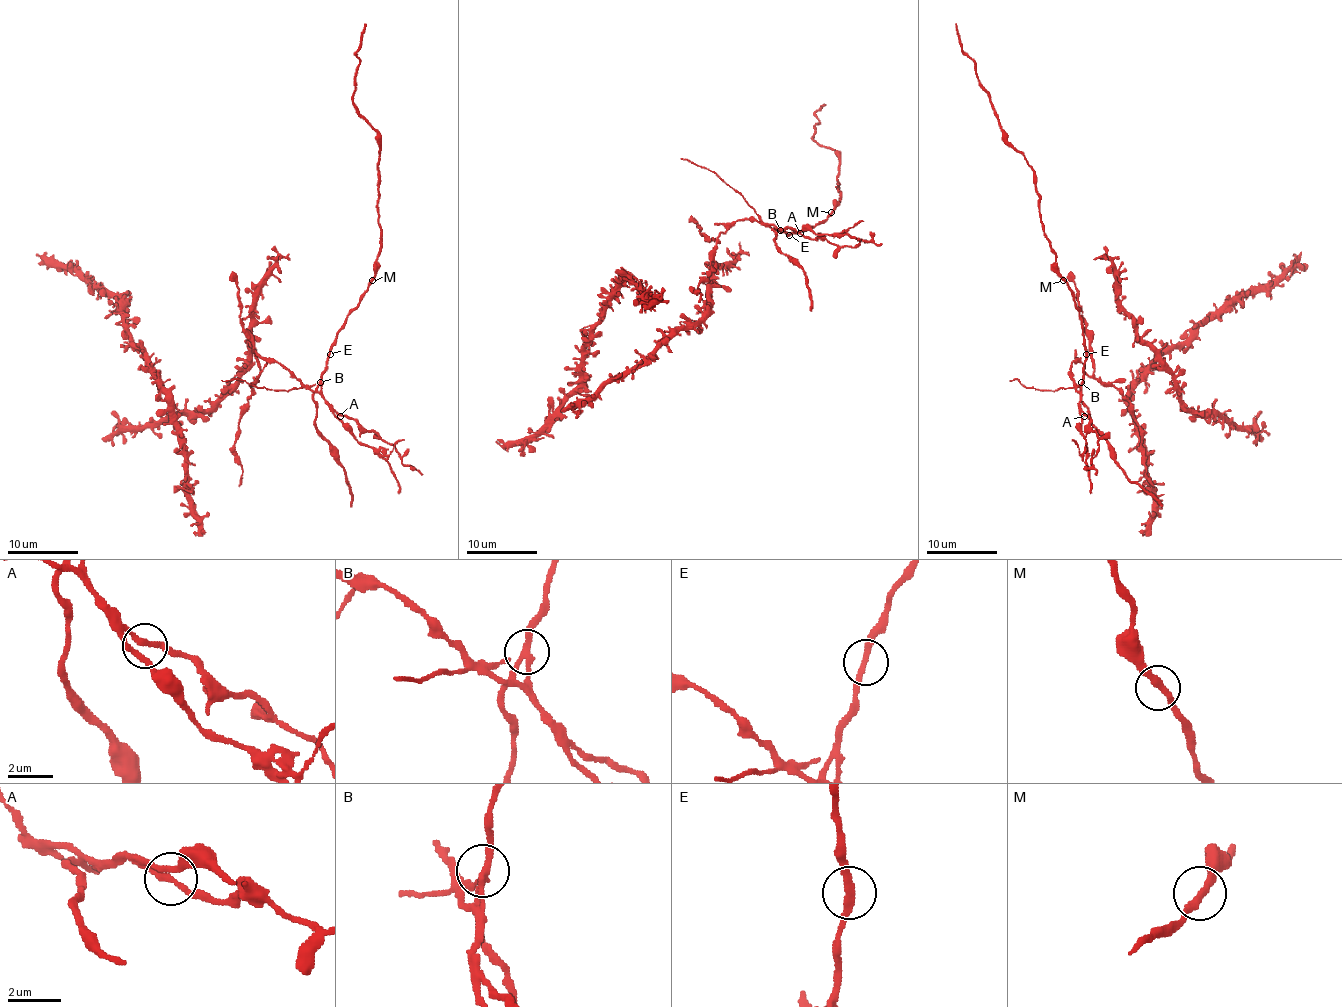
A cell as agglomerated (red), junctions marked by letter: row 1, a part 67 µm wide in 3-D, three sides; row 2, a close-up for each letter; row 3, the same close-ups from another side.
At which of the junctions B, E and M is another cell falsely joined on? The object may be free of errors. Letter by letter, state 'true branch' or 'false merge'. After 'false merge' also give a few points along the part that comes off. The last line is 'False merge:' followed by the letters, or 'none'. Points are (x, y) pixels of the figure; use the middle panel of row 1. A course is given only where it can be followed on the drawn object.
B: false merge | (780, 229), (740, 219), (719, 235), (707, 279), (694, 289), (701, 294), (698, 301)
E: true branch
M: true branch
False merge: B

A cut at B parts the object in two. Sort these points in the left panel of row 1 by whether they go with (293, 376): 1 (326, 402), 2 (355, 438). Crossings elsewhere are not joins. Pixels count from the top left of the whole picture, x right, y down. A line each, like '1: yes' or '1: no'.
1: yes
2: yes

